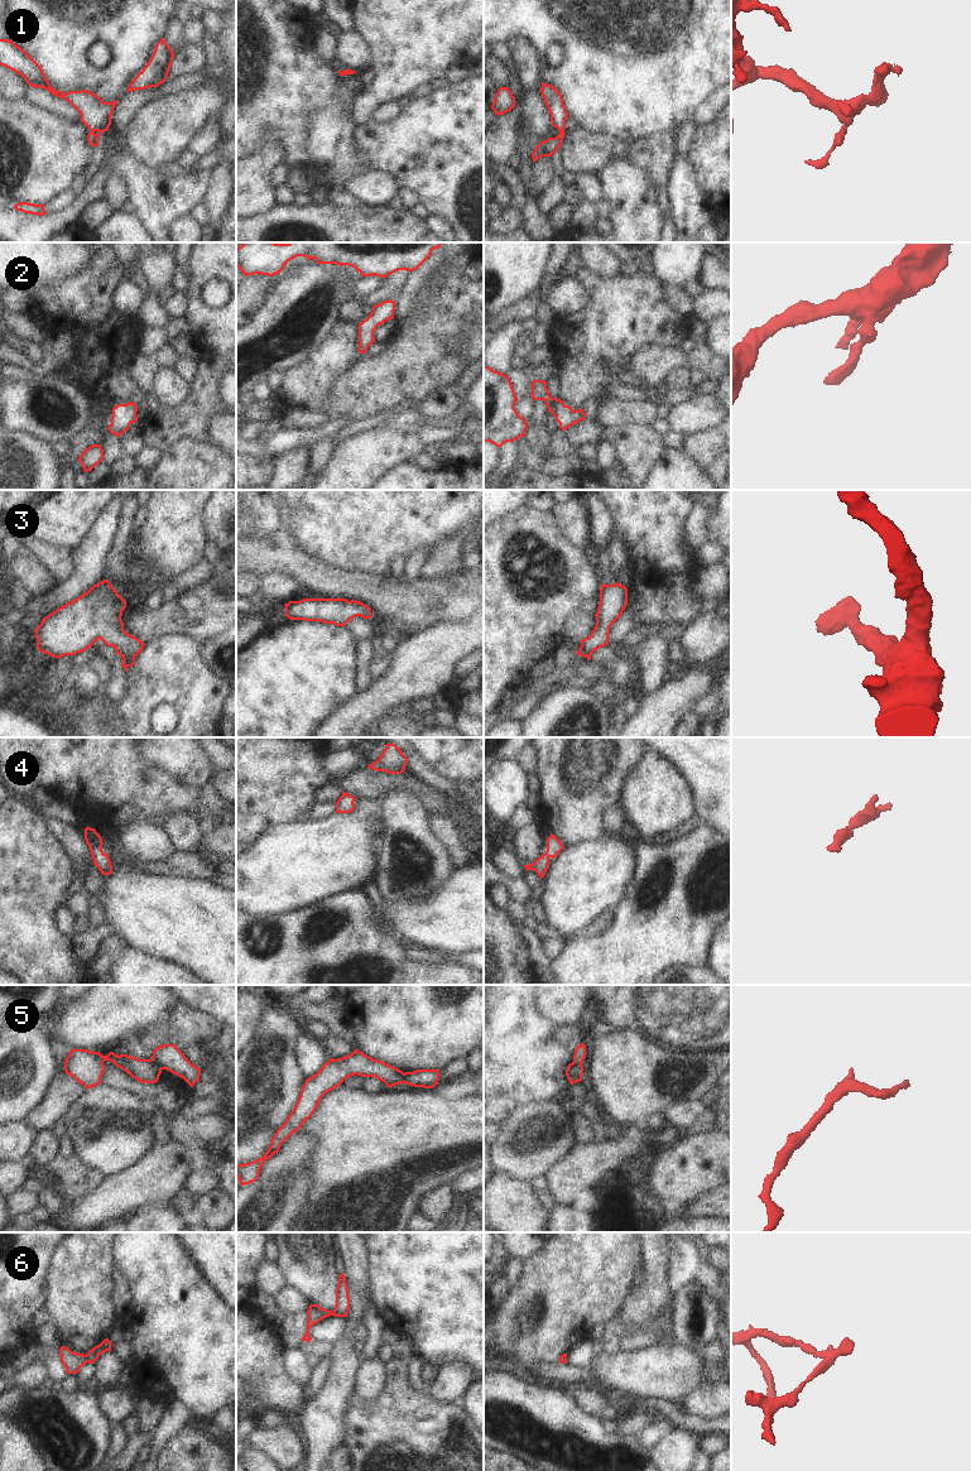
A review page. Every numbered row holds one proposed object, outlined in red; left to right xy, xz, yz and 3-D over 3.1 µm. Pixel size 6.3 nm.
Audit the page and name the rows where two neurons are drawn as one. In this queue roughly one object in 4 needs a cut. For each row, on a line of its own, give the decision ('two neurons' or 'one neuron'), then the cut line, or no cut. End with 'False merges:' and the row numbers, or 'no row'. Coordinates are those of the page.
1: one neuron | no cut
2: one neuron | no cut
3: one neuron | no cut
4: one neuron | no cut
5: two neurons | xy (150, 1058), (162, 1068)
6: one neuron | no cut
False merges: 5

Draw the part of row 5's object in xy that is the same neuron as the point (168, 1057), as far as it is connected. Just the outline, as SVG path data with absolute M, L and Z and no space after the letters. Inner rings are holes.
M174 1044L157 1047L150 1059L162 1069L183 1078L191 1087L200 1081L201 1068L192 1064Z

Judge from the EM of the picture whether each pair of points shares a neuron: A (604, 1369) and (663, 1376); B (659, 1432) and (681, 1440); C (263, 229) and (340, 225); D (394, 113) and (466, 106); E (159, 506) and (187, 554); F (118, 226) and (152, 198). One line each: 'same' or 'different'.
A: same
B: different
C: same
D: different
E: same
F: different

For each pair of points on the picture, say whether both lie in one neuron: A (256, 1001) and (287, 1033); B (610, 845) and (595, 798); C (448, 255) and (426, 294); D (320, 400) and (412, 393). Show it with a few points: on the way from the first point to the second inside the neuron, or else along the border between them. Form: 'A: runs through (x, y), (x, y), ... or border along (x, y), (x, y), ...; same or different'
A: border along (269, 1003), (259, 1018), (253, 1037); different
B: border along (605, 832), (595, 839), (577, 844); different
C: runs through (442, 265), (431, 284); same
D: border along (342, 373), (336, 380), (330, 403), (323, 410); different

